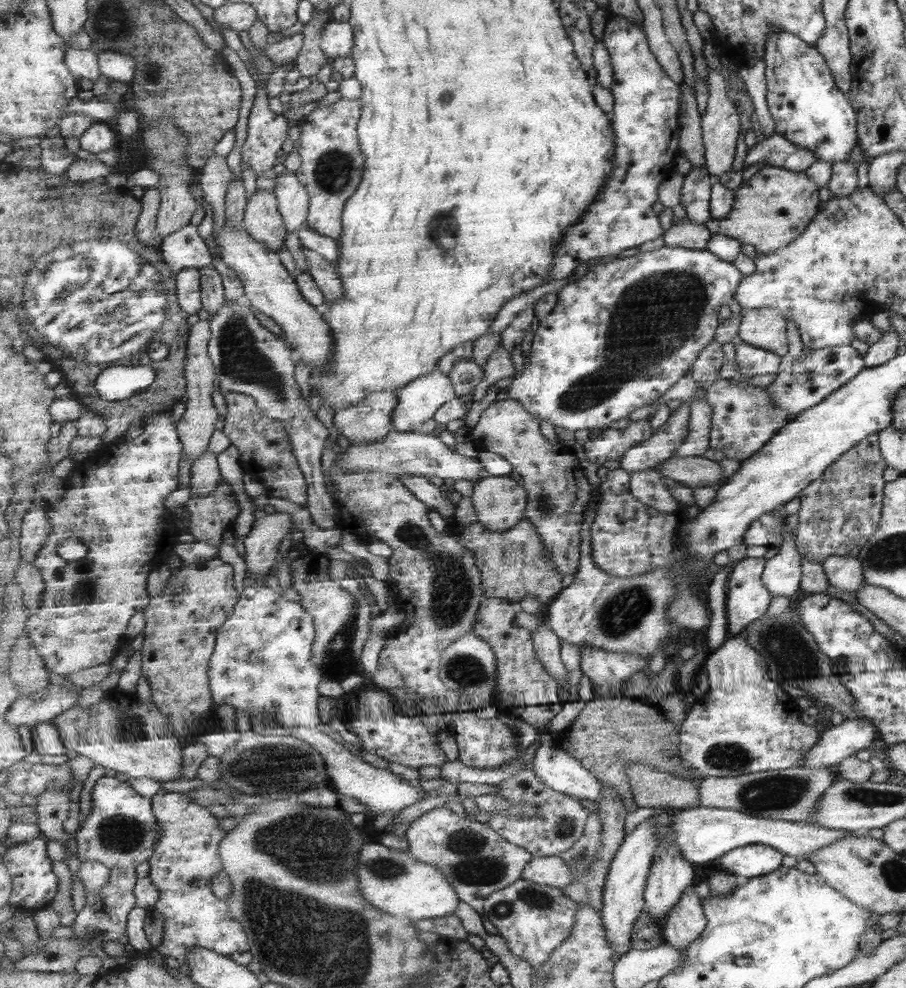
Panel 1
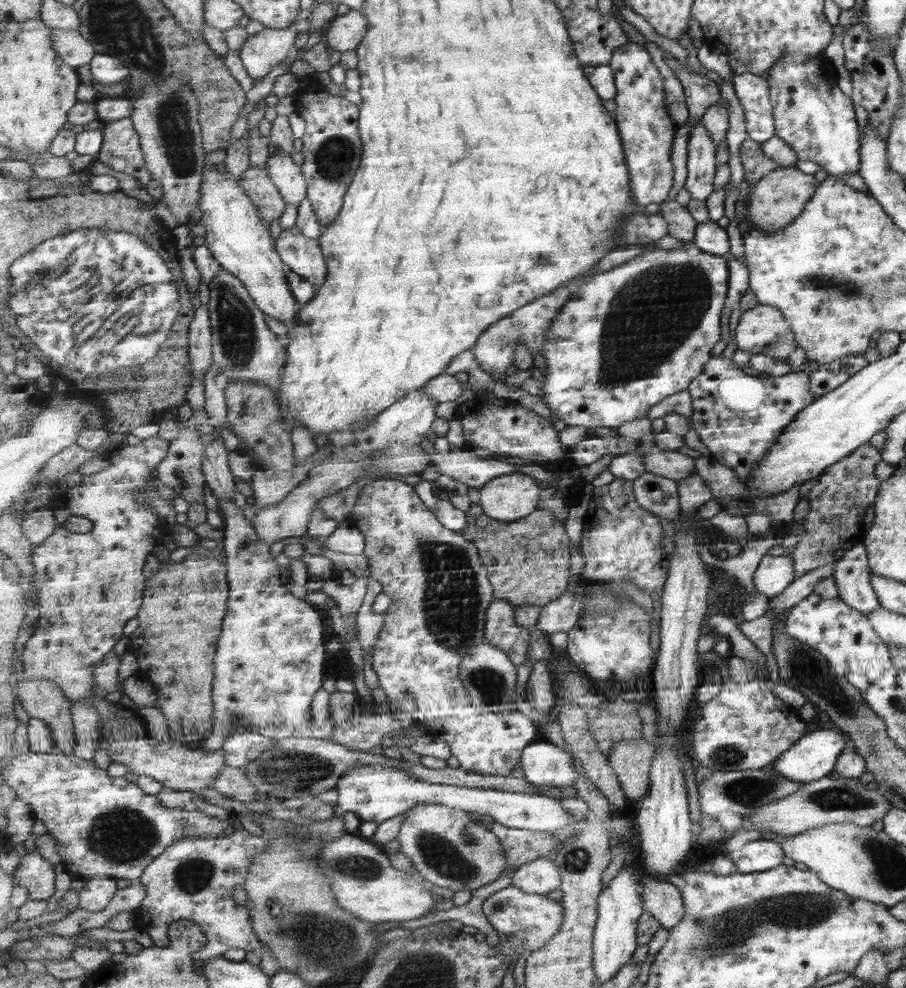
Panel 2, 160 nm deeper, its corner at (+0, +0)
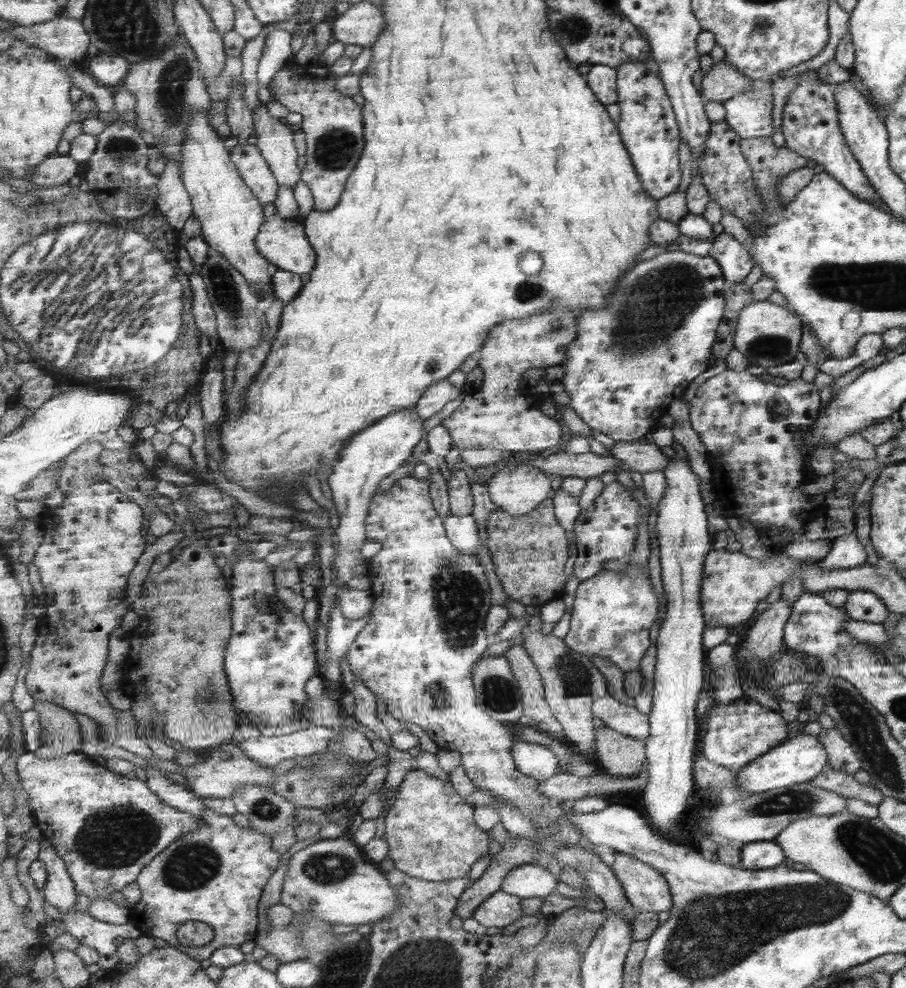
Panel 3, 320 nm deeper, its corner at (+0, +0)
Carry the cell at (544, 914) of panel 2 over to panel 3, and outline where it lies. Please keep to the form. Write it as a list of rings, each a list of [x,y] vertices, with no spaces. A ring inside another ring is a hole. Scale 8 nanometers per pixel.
[[[501,890],[483,902],[473,918],[480,924],[481,929],[487,927],[505,929],[522,919],[521,902],[523,902],[521,898]]]

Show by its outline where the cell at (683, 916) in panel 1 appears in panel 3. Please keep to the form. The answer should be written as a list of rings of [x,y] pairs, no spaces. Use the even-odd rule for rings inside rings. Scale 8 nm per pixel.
[[[619,851],[613,853],[615,858],[611,867],[629,902],[639,911],[670,913],[673,910],[673,894],[664,874],[636,856]]]

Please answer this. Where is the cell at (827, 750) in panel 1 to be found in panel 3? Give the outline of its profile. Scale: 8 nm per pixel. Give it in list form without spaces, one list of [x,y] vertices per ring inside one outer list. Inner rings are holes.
[[[802,733],[790,738],[770,750],[767,754],[760,756],[756,761],[745,765],[738,773],[738,786],[744,794],[761,794],[769,789],[787,788],[796,785],[821,773],[826,762],[824,747],[820,745],[815,735]]]

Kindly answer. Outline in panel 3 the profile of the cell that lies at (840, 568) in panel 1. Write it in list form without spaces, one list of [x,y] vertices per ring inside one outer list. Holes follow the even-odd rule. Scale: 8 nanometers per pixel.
[[[853,590],[847,595],[843,606],[849,619],[855,619],[863,623],[882,623],[887,618],[887,607],[881,599],[872,592]]]

